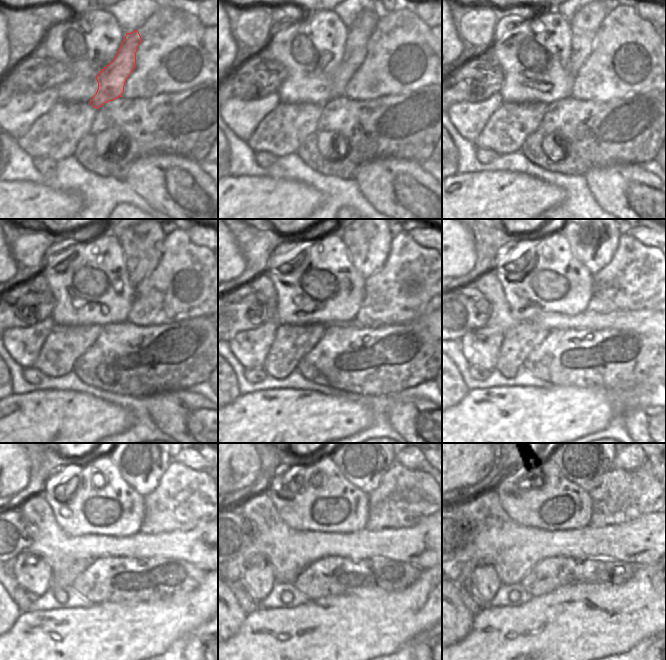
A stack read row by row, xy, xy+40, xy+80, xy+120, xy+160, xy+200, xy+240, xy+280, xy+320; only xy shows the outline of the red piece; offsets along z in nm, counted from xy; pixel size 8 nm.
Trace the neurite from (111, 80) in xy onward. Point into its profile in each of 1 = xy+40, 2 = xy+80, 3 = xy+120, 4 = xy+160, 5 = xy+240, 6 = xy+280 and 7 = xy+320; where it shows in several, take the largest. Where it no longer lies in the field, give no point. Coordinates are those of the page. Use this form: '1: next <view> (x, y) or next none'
1: next xy+40 (359, 32)
2: next xy+80 (586, 22)
3: next xy+120 (142, 250)
4: next xy+160 (368, 250)
5: next xy+240 (143, 472)
6: next xy+280 (365, 471)
7: next xy+320 (584, 467)

